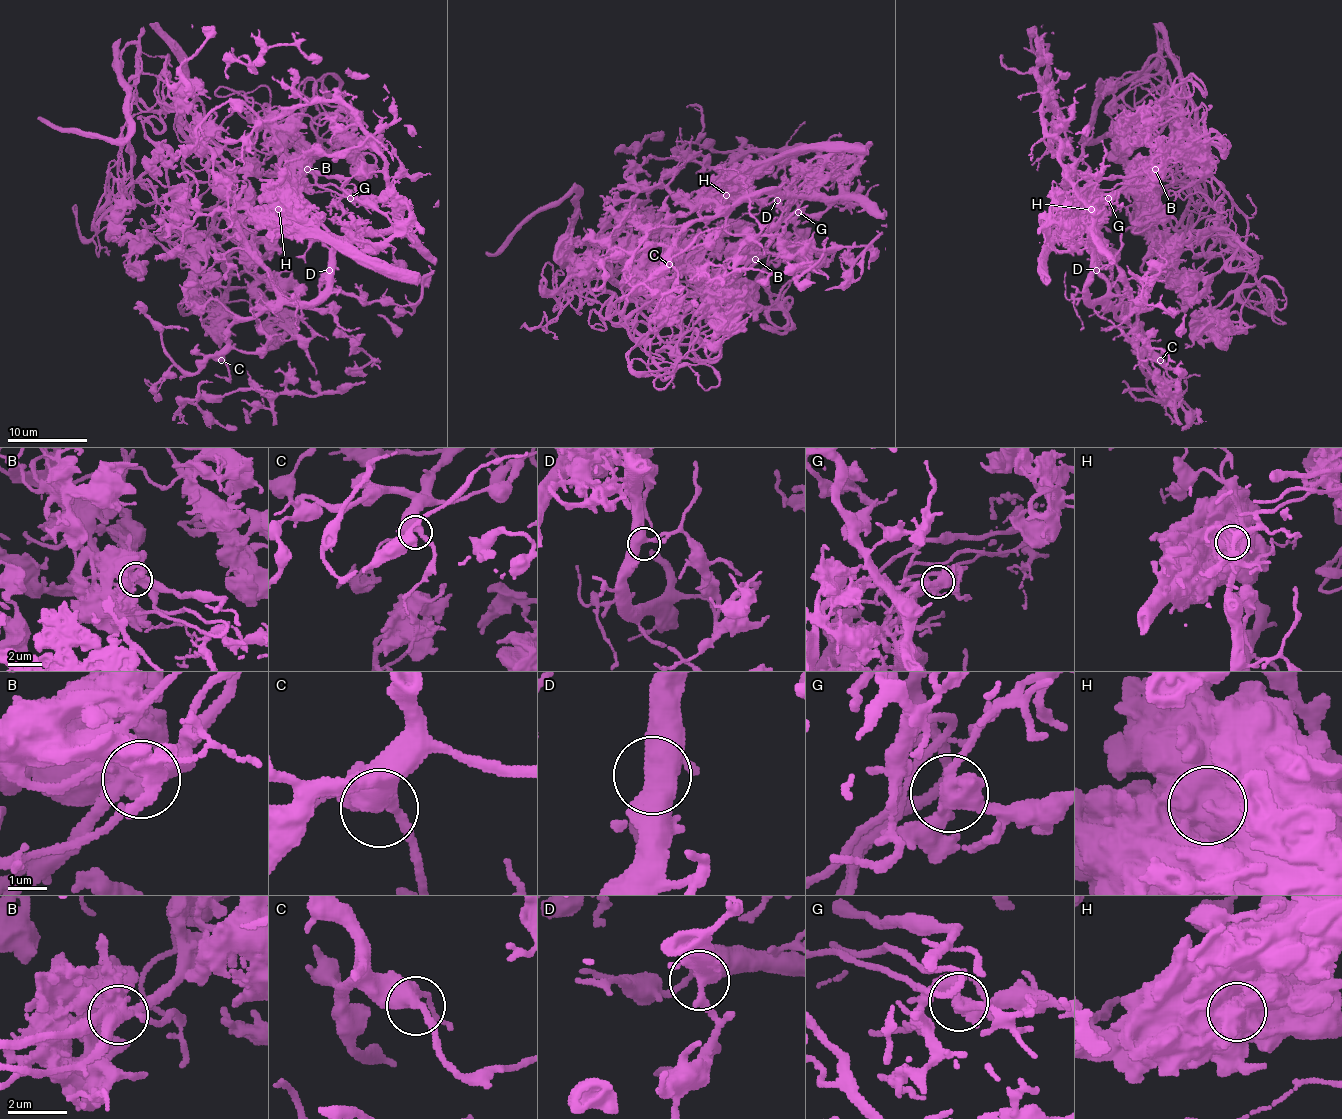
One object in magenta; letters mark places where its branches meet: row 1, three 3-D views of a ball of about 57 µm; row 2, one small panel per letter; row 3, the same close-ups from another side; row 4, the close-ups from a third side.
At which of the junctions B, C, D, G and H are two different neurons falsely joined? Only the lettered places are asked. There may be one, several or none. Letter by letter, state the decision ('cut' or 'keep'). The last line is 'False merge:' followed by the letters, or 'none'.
B: cut
C: keep
D: keep
G: cut
H: cut
False merge: B, G, H

